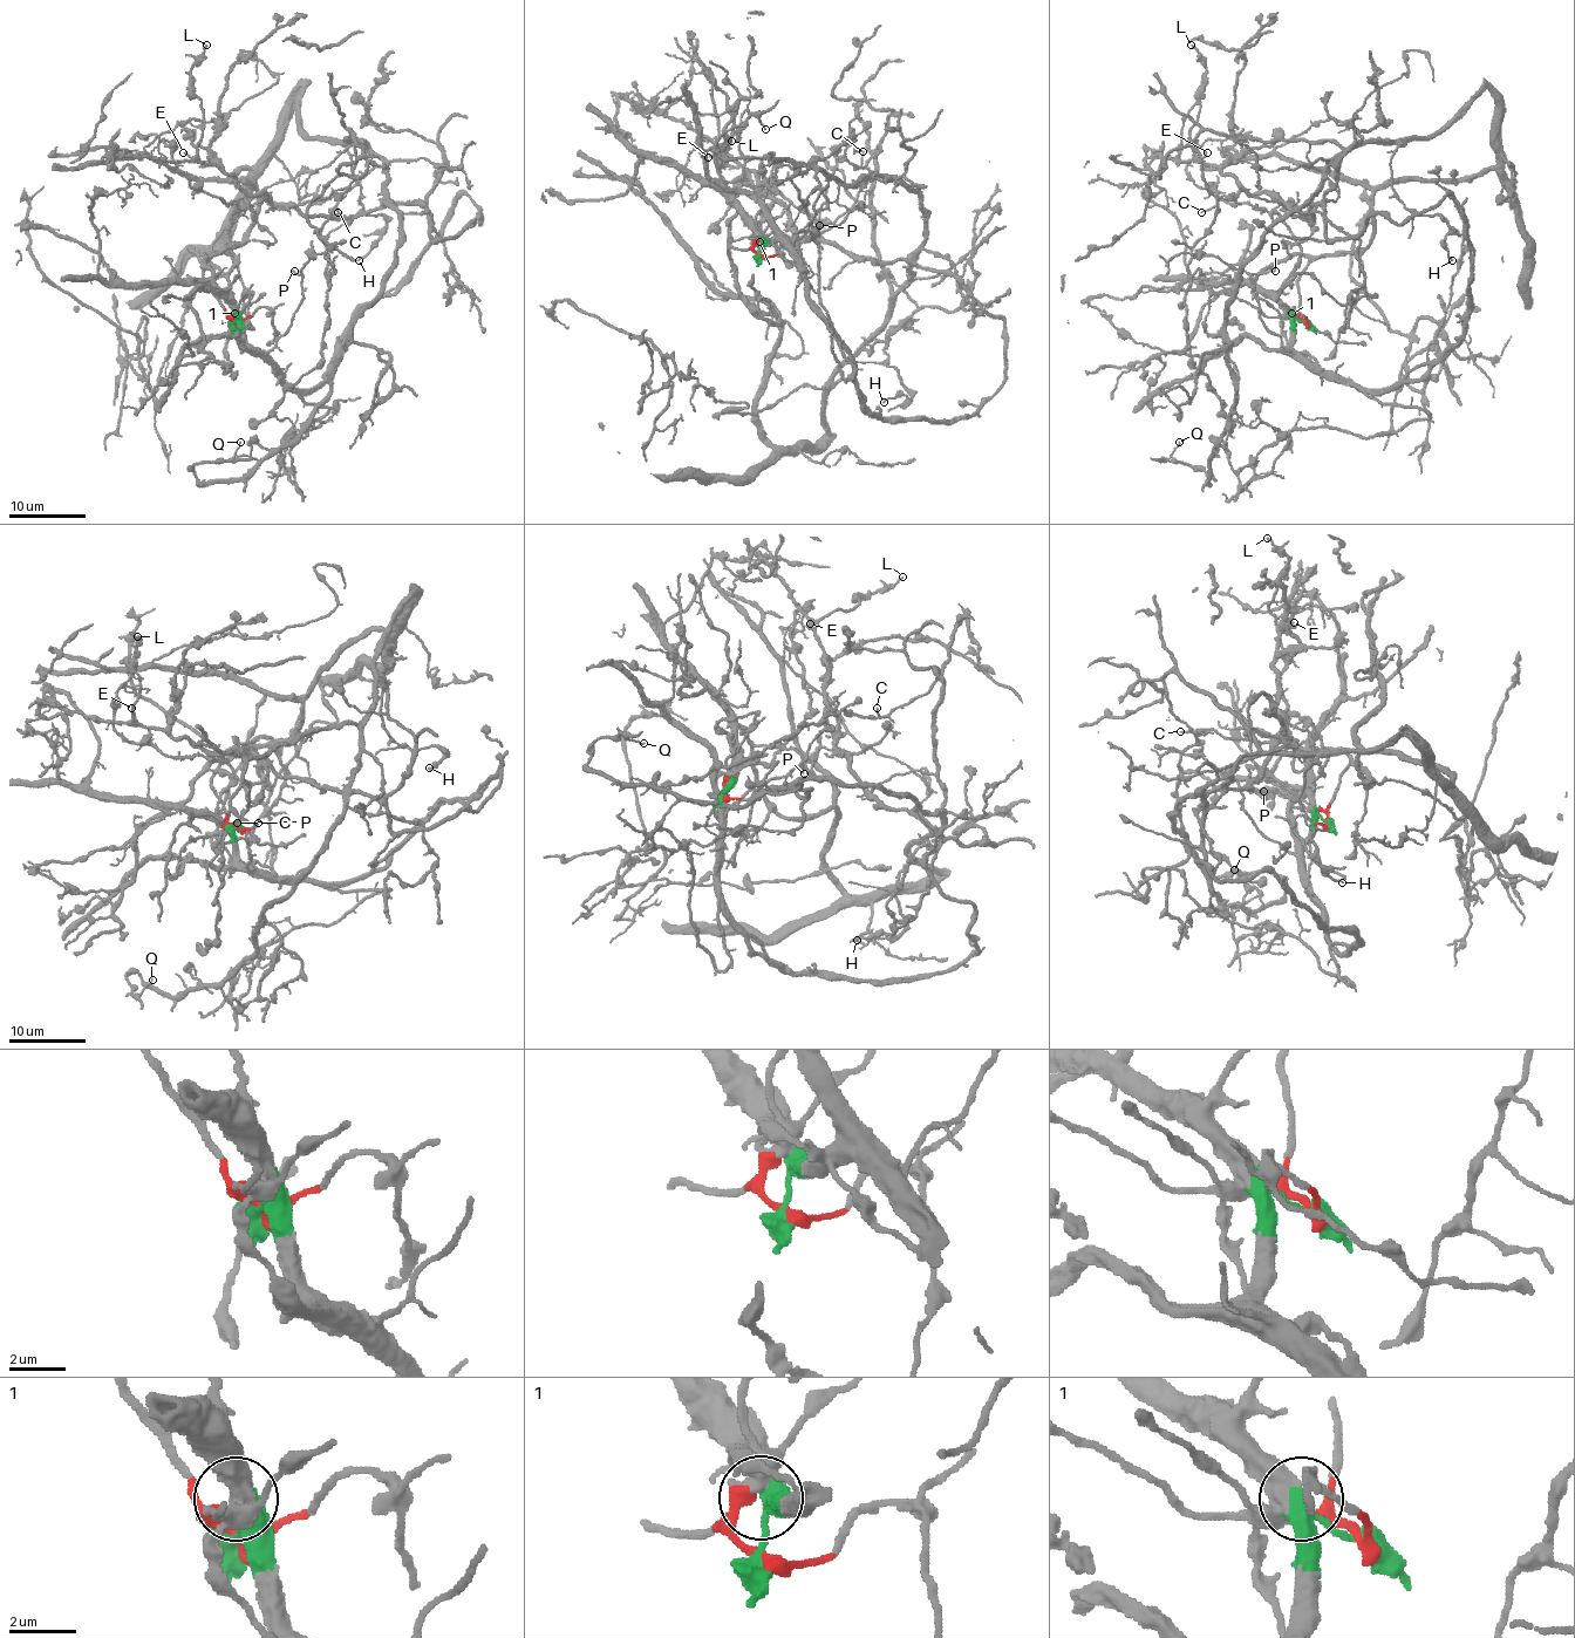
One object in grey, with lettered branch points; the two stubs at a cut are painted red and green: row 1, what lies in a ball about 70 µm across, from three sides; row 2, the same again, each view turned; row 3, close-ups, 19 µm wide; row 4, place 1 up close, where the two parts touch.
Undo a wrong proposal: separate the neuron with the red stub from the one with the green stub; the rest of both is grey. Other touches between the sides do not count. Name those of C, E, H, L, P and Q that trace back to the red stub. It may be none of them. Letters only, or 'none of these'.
C, H, Q

